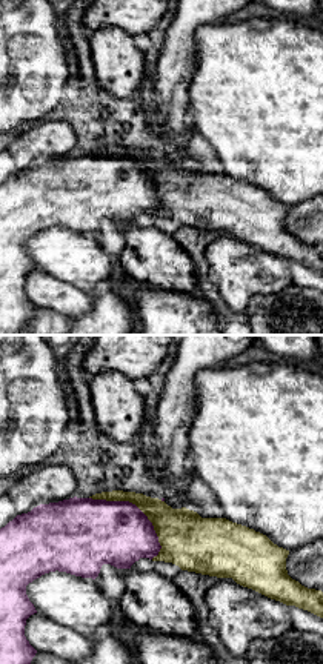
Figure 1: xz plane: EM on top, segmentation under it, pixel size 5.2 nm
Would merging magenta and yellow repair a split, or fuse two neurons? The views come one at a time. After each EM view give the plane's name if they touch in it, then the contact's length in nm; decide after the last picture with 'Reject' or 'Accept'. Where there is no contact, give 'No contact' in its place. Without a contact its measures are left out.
Touches magenta in xz. Shared border 480 nm

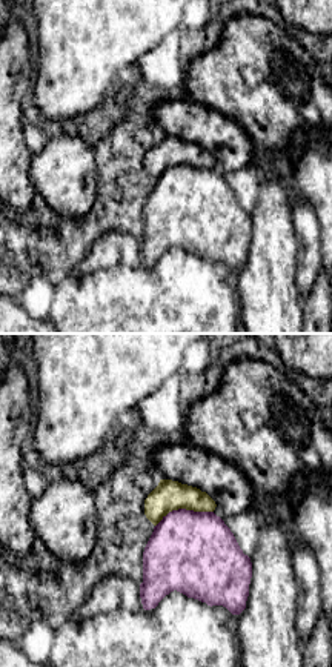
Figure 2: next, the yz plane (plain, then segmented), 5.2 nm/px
Touches magenta in yz. Shared border 320 nm

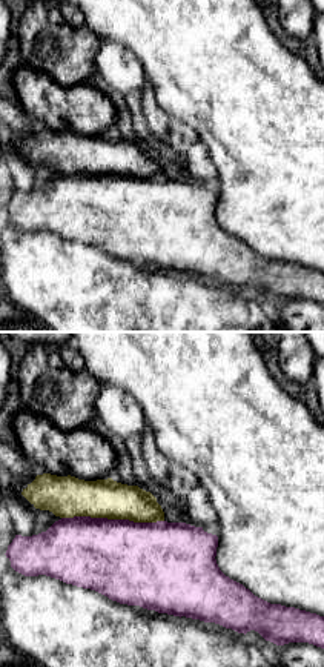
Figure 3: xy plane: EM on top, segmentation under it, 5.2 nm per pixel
Touches magenta in xy. Shared border 550 nm

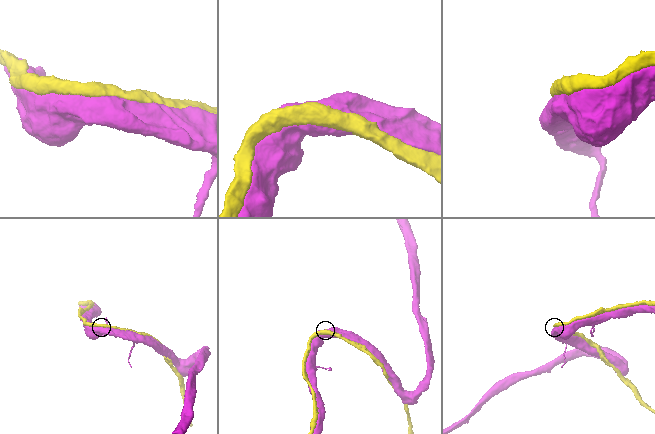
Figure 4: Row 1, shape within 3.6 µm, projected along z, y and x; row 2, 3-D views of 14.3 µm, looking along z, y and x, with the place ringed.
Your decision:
Accept

